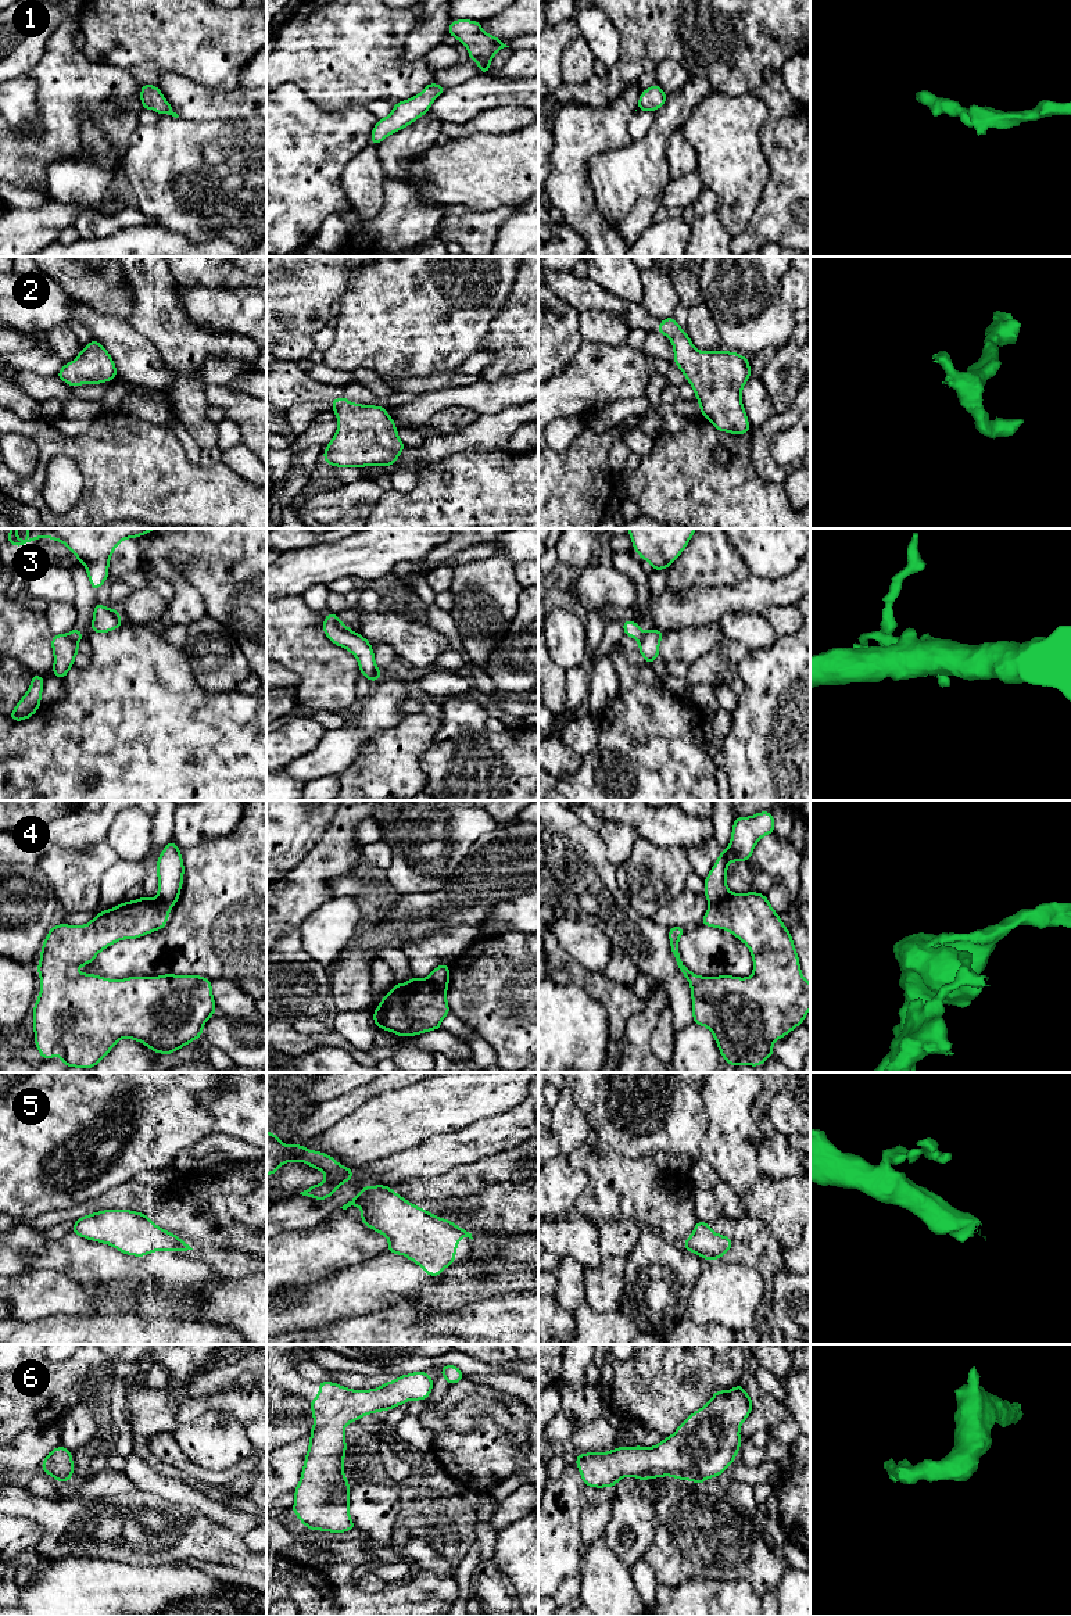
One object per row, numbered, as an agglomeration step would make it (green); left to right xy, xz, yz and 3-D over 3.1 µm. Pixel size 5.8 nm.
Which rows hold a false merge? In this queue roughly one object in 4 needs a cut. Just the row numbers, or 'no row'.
3, 4

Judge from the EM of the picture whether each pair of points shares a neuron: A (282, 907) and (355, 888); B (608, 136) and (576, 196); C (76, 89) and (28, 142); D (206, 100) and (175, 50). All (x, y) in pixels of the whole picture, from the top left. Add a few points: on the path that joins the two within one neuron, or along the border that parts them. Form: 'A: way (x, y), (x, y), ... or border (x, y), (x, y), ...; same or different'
A: border (354, 870), (337, 875), (329, 882), (332, 895); different
B: way (591, 147), (576, 162), (576, 179); same
C: way (64, 101), (61, 108), (40, 129); same
D: border (161, 72), (176, 72), (224, 90); different

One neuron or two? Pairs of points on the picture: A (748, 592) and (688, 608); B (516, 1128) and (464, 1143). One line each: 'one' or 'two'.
A: one
B: one

